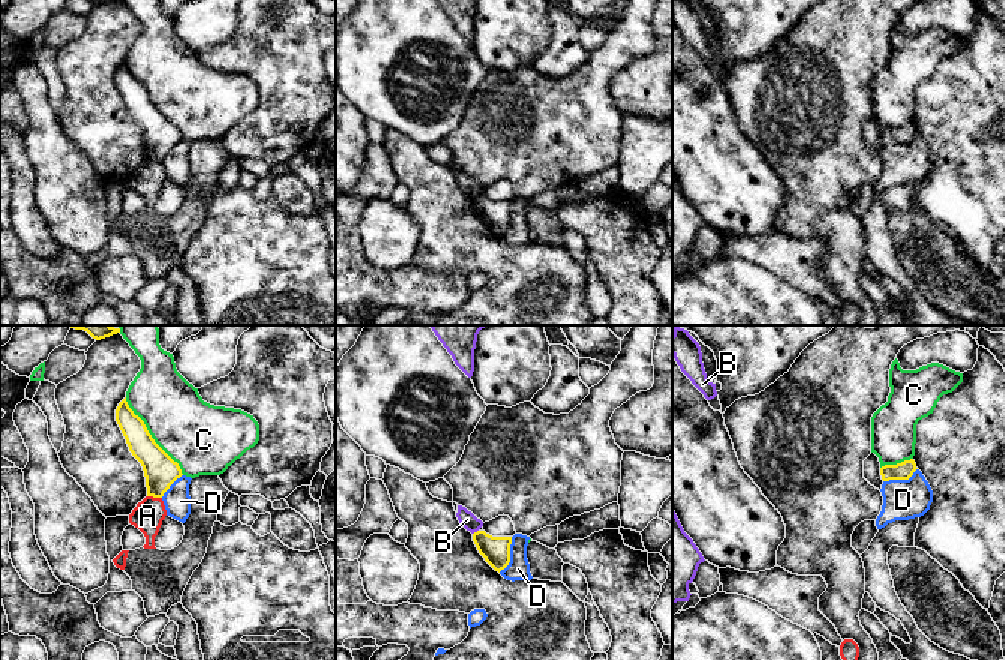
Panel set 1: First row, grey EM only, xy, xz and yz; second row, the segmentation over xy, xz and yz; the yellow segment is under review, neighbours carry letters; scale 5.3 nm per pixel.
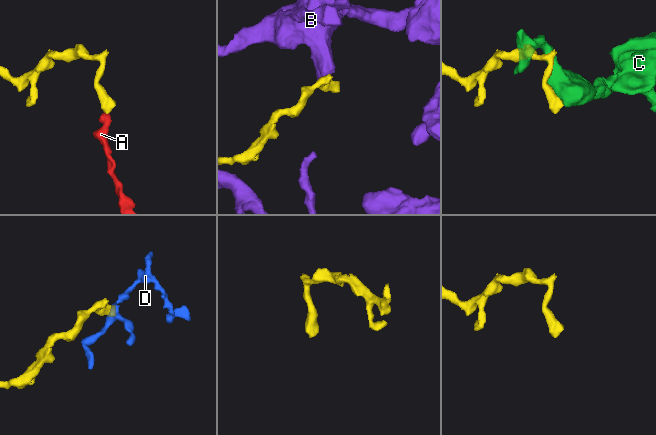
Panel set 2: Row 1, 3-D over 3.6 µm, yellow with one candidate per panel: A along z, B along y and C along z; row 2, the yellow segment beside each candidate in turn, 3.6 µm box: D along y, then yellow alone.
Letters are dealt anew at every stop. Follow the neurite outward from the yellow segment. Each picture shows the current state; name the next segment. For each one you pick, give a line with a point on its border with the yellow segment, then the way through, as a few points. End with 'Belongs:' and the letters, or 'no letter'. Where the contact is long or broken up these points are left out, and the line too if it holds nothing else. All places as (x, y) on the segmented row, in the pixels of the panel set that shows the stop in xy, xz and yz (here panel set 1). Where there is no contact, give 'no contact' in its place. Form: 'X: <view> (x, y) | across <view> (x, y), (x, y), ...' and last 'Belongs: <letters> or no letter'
Belongs: no letter

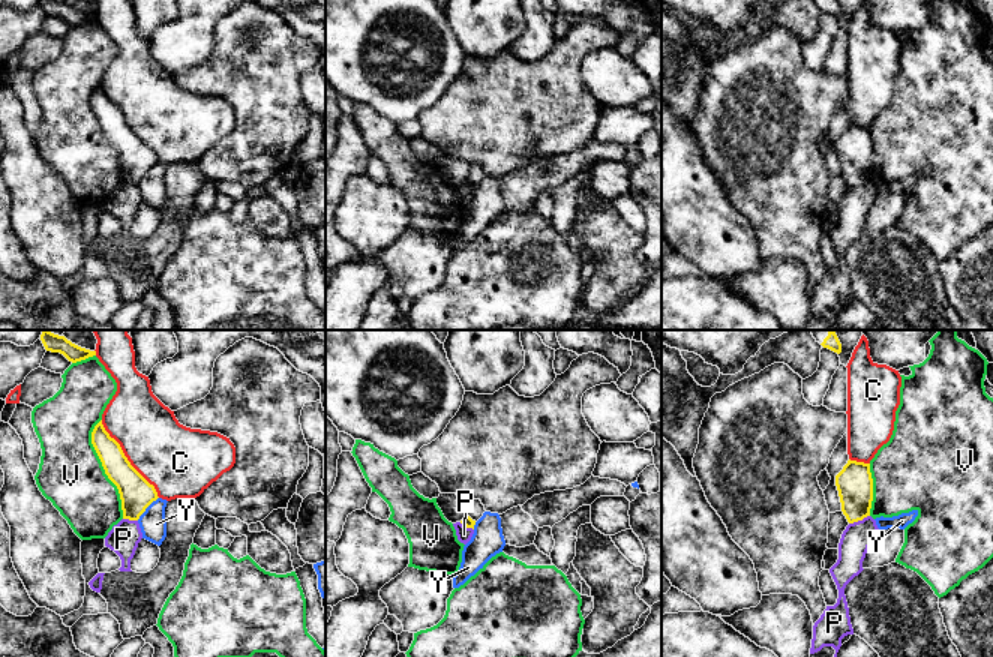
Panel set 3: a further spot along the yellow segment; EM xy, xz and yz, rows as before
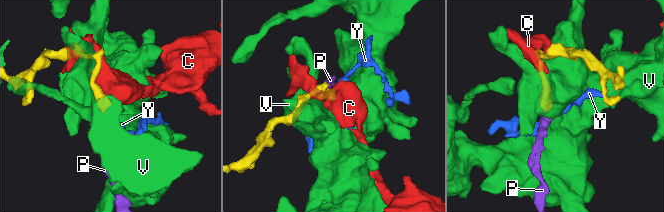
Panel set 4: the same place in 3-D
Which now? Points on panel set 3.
Belongs: no letter

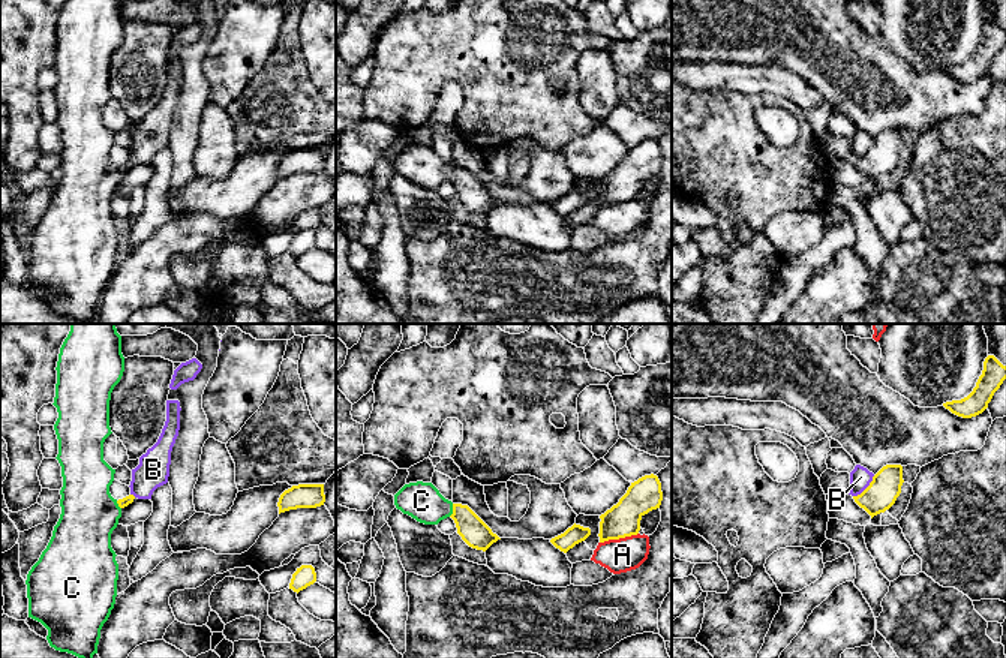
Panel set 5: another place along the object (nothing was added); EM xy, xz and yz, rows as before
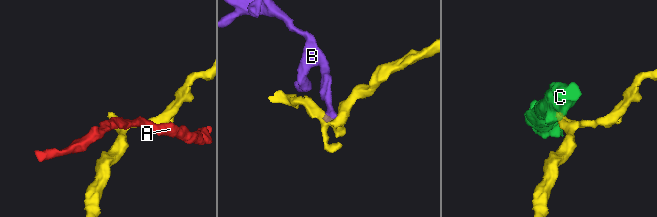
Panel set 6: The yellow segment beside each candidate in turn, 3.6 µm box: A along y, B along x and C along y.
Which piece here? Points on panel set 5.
C: xz (453, 510) | across xz (471, 528), (453, 510), (429, 507), (422, 501)
Belongs: C

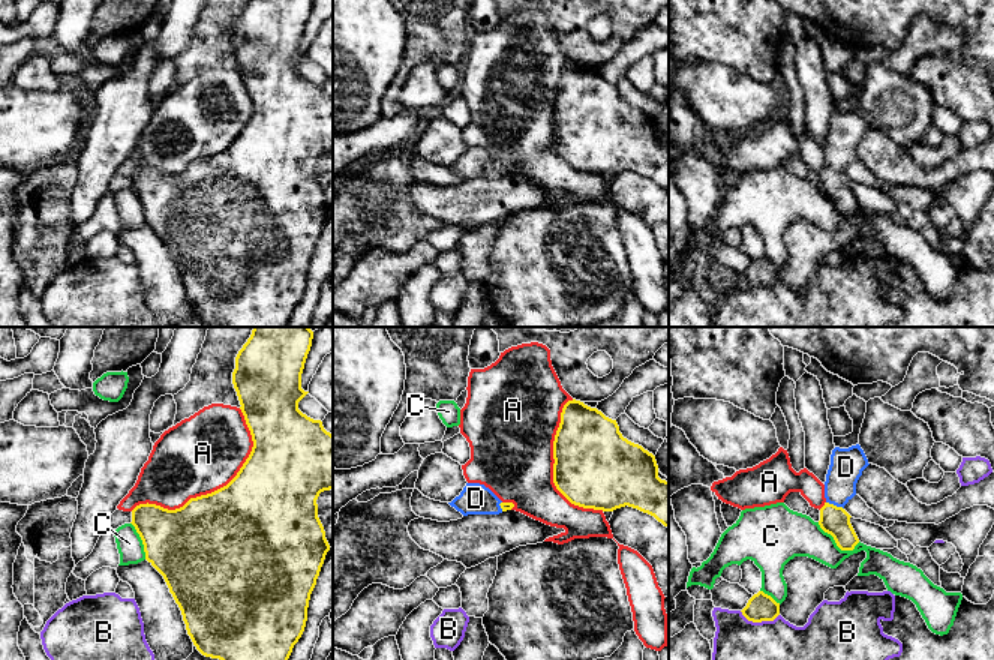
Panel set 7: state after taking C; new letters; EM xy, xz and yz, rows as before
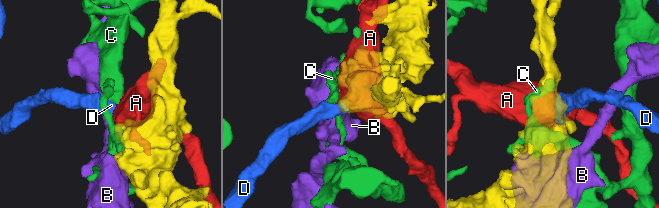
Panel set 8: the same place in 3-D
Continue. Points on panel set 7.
D: yz (835, 506) | across yz (835, 521), (835, 506), (837, 491), (846, 467)
Belongs: D

